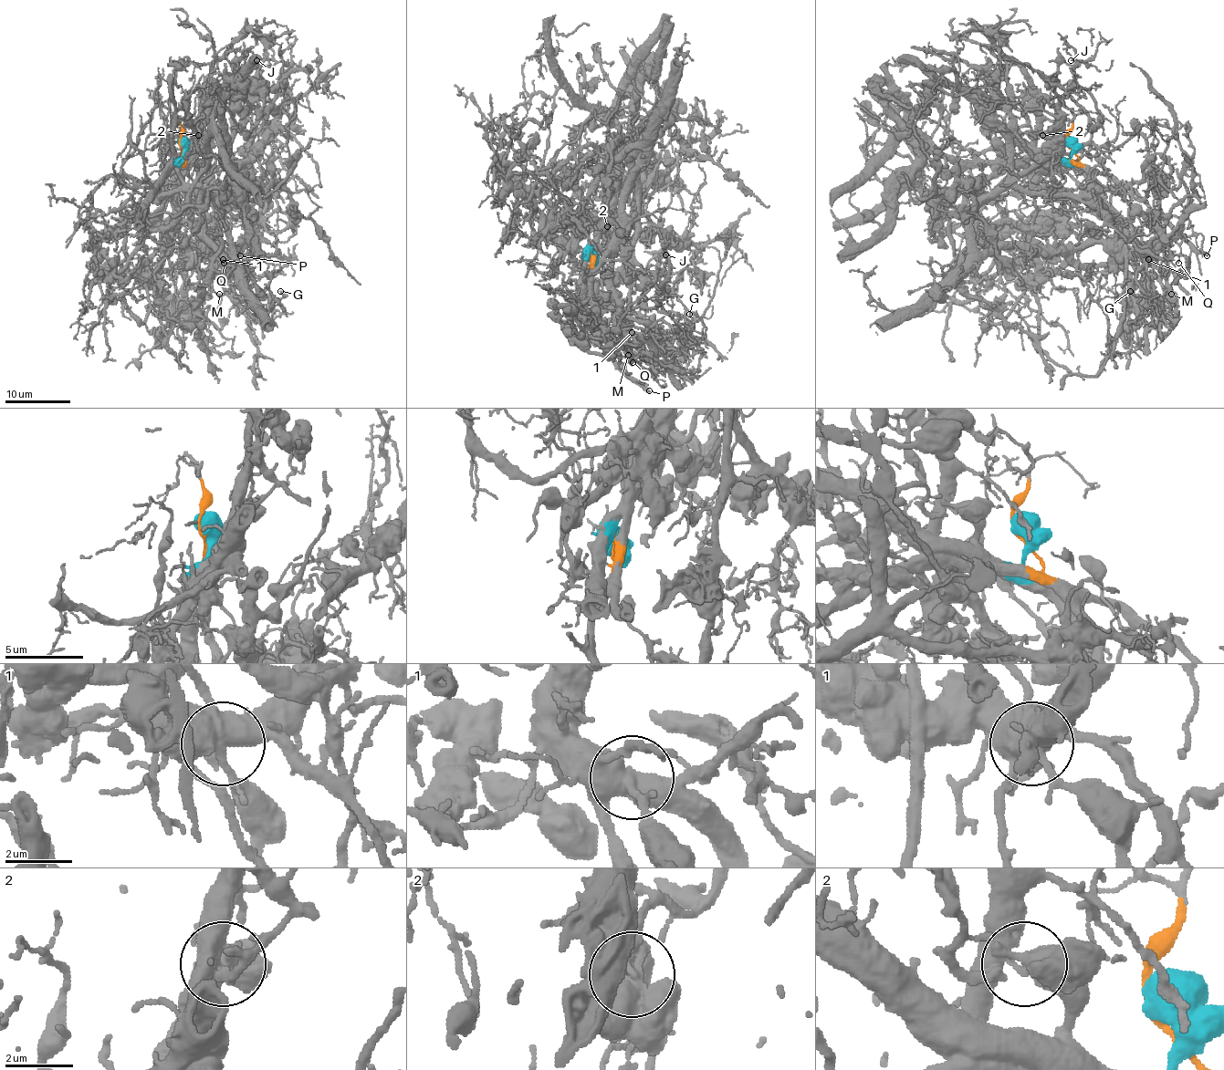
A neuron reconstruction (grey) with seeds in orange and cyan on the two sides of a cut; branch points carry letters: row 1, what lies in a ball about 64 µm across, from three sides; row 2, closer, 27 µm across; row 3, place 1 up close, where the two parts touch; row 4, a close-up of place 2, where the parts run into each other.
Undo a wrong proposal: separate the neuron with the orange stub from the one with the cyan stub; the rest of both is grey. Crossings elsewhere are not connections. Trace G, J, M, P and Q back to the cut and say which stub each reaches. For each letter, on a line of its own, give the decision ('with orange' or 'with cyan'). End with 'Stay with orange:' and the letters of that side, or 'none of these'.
G: with cyan
J: with cyan
M: with orange
P: with orange
Q: with orange
Stay with orange: M, P, Q

